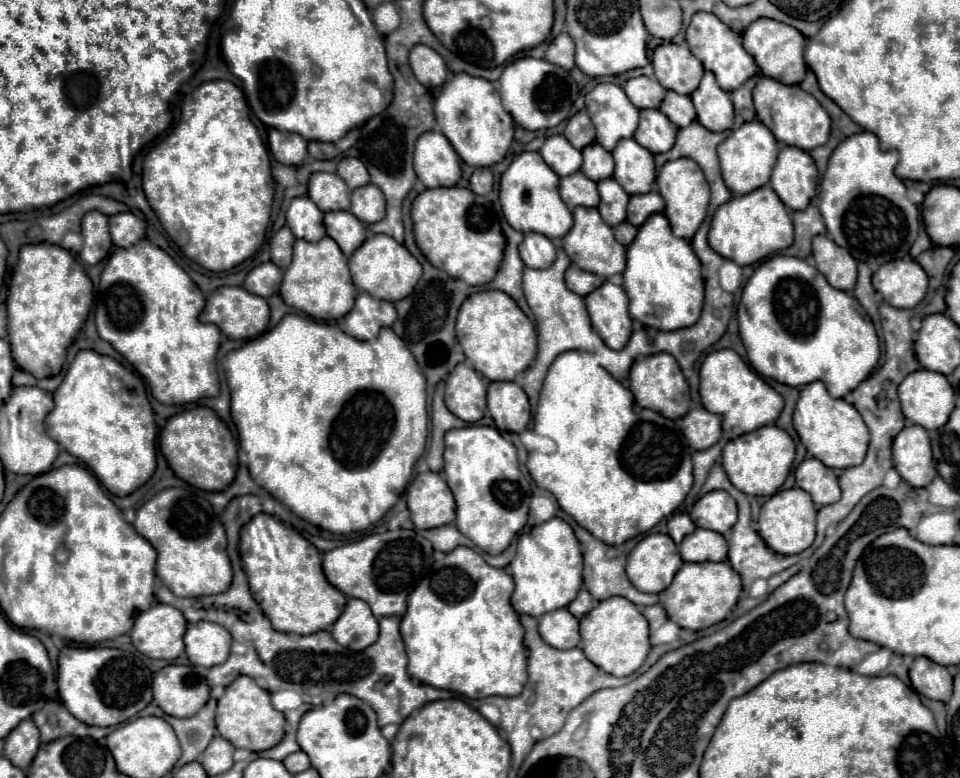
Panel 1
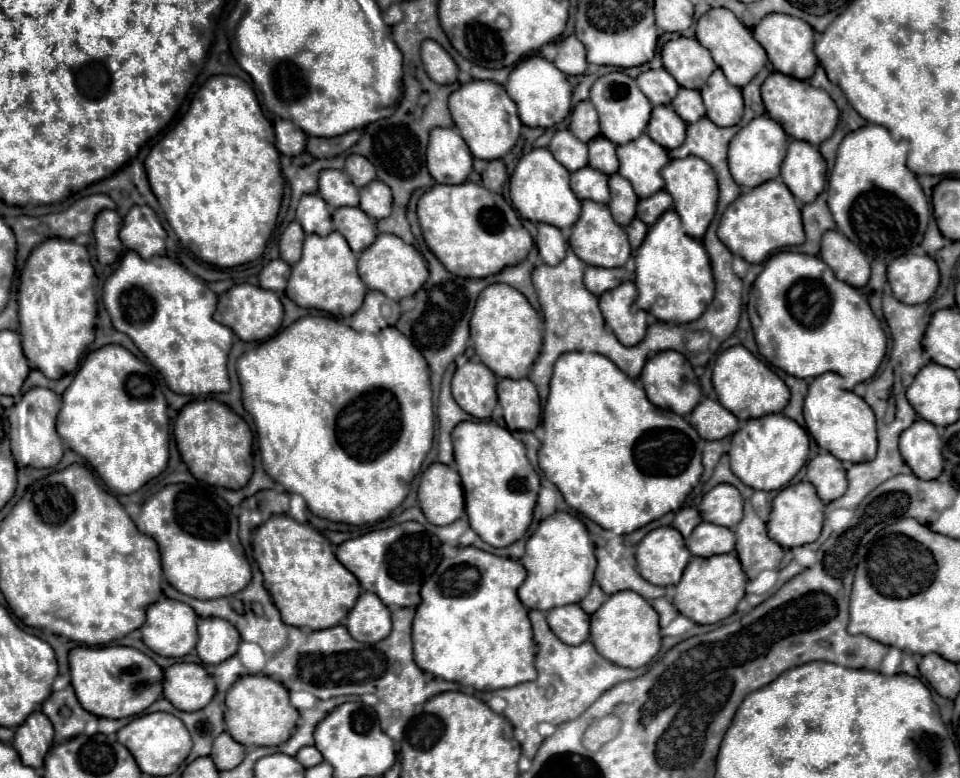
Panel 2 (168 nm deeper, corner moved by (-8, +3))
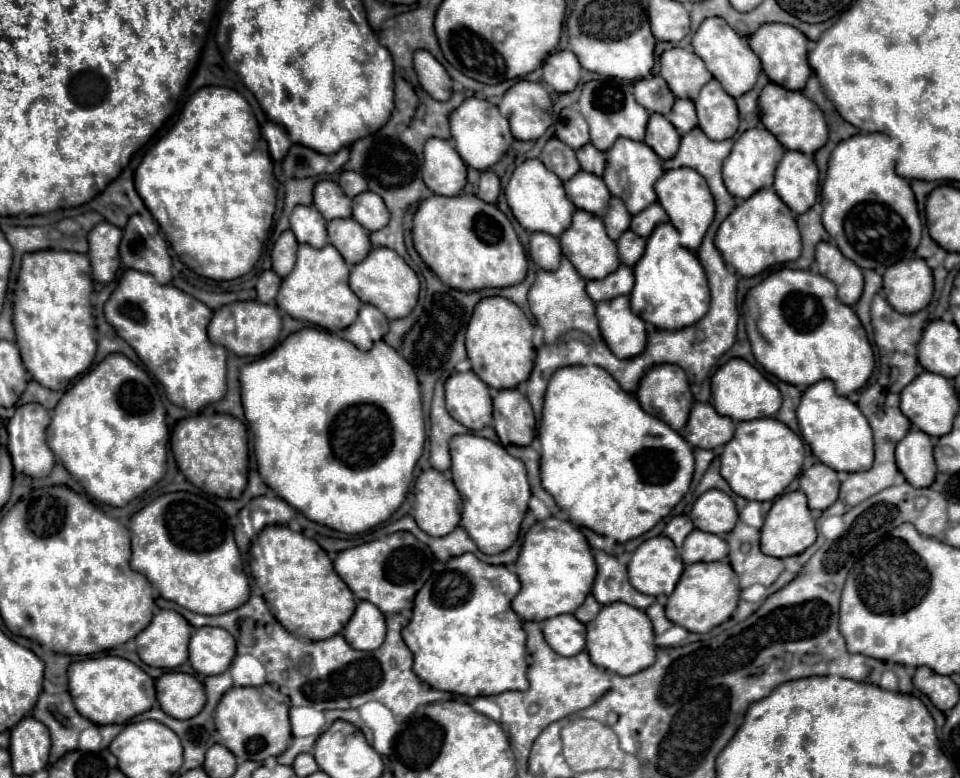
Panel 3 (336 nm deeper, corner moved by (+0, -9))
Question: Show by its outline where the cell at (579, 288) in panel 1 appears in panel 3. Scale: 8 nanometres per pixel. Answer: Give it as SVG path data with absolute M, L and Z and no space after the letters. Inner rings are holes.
M620 265L610 277L598 279L598 281L588 281L586 291L592 301L604 301L604 299L614 299L620 295L628 295L630 289L634 287L634 273L632 267Z

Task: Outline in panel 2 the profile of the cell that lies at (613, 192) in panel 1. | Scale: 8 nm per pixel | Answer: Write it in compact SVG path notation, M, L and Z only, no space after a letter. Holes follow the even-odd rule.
M618 173L610 175L610 193L612 193L612 201L610 201L610 213L614 217L614 221L618 221L618 225L628 225L634 215L636 215L636 203L638 203L638 195L634 193L632 185L620 177Z

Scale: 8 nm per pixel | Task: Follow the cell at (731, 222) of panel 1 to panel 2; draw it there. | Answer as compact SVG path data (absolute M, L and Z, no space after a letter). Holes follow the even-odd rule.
M766 181L730 203L718 225L718 239L748 263L762 263L776 249L804 243L800 205L782 181Z

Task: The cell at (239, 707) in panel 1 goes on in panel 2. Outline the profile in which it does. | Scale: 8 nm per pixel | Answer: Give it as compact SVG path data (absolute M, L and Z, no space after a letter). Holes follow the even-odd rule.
M244 675L228 689L224 709L226 731L246 747L248 745L278 747L280 743L288 741L292 729L296 727L298 717L300 717L298 711L288 701L288 689L272 677Z

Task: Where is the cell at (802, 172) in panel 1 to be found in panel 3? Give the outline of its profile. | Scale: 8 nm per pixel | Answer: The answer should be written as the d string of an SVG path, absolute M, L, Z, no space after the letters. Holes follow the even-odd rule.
M786 151L774 175L774 191L794 213L806 213L818 197L818 167L812 157Z

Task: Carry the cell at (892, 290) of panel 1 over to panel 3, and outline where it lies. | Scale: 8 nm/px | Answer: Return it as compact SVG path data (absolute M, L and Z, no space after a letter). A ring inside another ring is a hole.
M906 259L890 265L884 273L884 293L898 313L924 309L934 293L932 271L924 259Z

